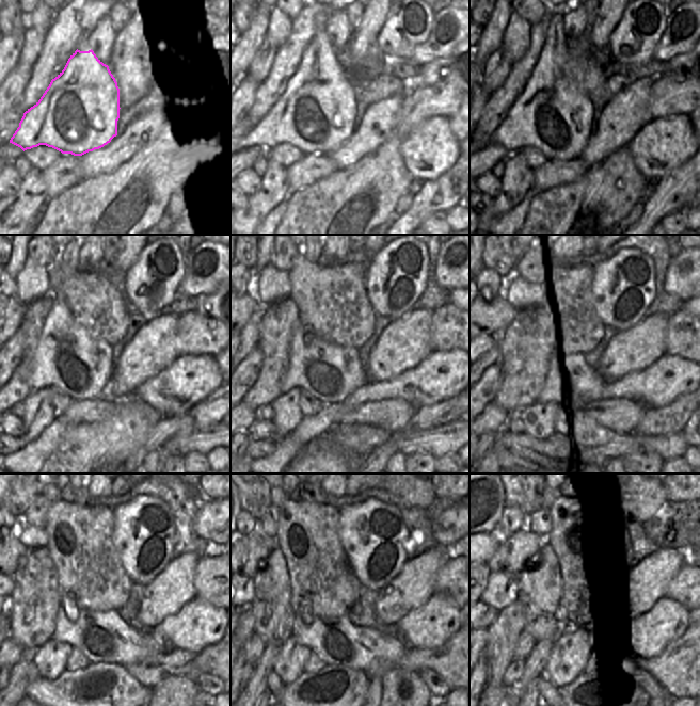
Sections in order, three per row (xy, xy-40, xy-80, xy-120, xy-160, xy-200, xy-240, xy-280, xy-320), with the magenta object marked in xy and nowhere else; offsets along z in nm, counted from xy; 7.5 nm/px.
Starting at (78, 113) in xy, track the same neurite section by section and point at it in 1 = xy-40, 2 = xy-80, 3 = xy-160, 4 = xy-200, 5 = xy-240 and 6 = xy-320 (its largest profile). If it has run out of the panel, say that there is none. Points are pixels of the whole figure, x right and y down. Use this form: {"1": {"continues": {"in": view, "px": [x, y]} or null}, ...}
{"1": {"continues": {"in": "xy-40", "px": [316, 112]}}, "2": {"continues": {"in": "xy-80", "px": [552, 114]}}, "3": {"continues": {"in": "xy-160", "px": [323, 370]}}, "4": {"continues": {"in": "xy-200", "px": [577, 383]}}, "5": {"continues": {"in": "xy-240", "px": [107, 639]}}, "6": {"continues": {"in": "xy-320", "px": [686, 668]}}}

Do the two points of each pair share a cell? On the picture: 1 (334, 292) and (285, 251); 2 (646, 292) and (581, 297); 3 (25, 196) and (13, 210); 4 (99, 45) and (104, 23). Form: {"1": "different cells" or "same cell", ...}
{"1": "different cells", "2": "same cell", "3": "same cell", "4": "same cell"}

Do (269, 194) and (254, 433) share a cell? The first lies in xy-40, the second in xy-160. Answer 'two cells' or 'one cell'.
two cells

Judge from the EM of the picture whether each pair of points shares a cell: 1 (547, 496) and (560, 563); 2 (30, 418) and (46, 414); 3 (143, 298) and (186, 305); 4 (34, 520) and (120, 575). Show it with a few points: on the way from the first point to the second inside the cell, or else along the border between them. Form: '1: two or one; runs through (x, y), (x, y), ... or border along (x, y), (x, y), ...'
1: two; border along (573, 498), (554, 497), (546, 504), (545, 509)
2: two; border along (24, 402), (31, 402), (32, 410), (48, 424)
3: two; border along (177, 292), (160, 313)
4: two; border along (51, 501), (45, 522), (41, 526), (21, 527)

